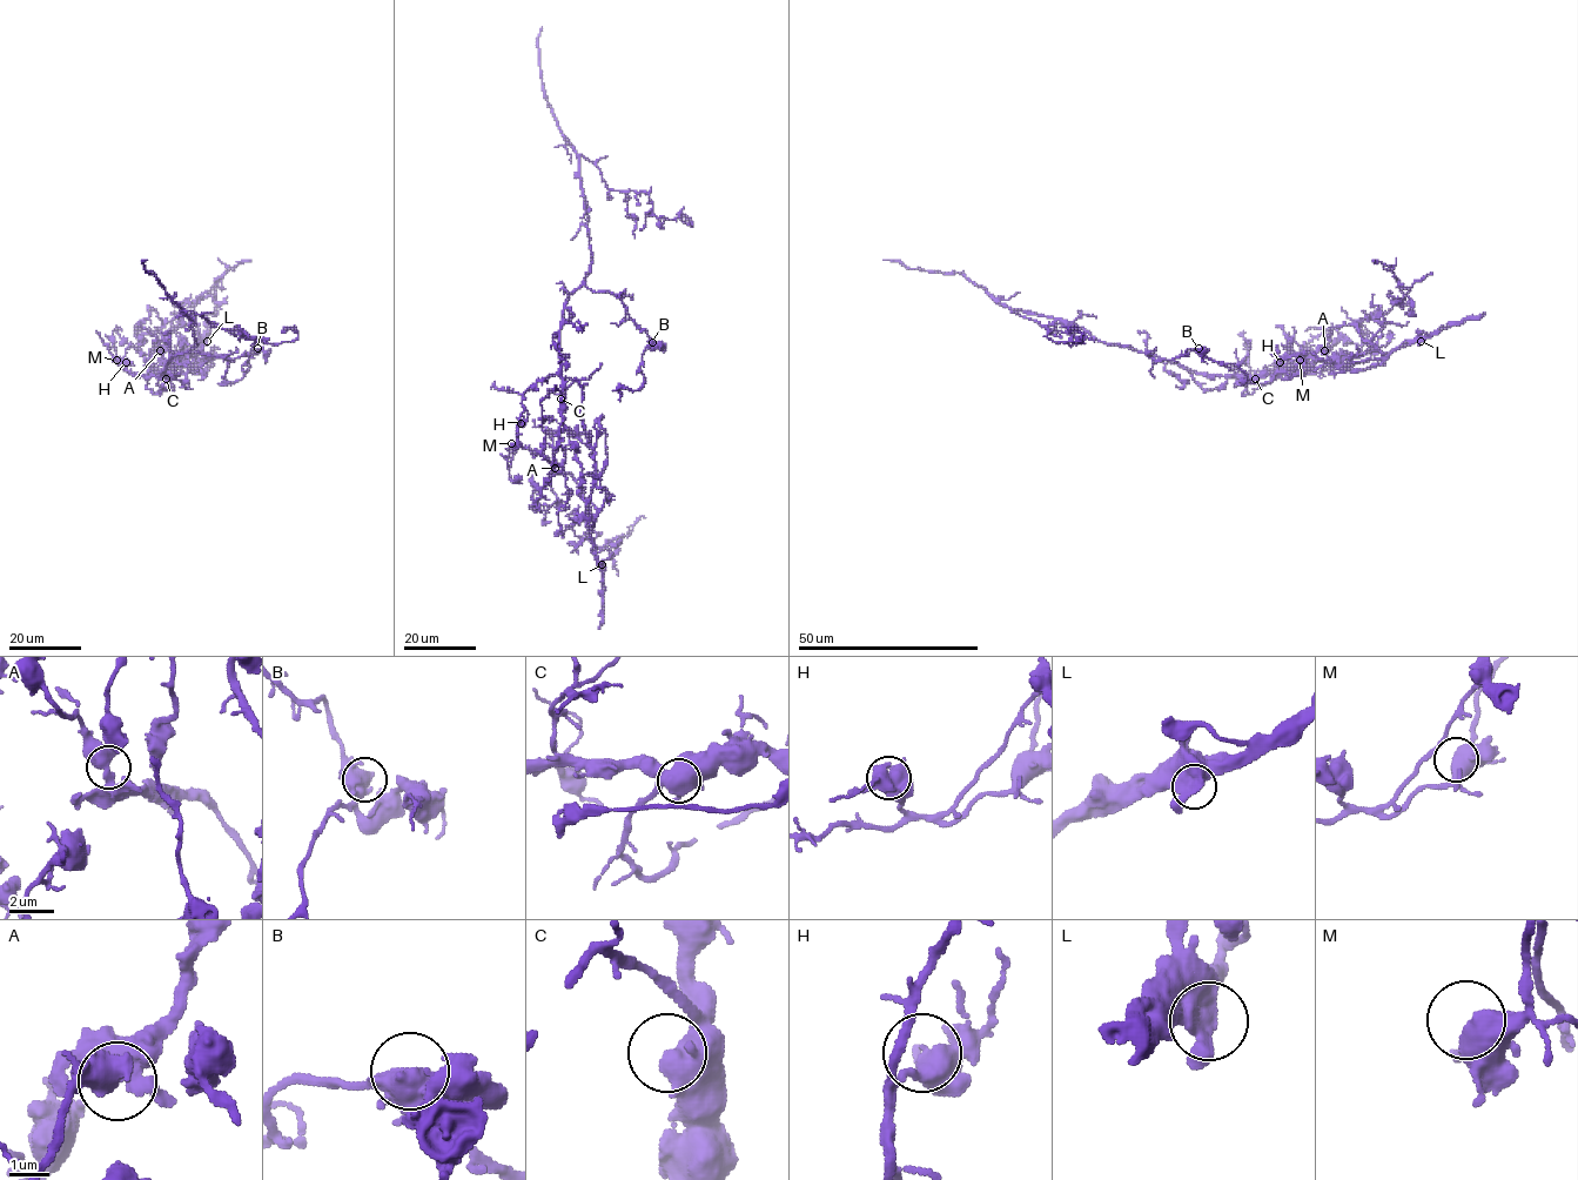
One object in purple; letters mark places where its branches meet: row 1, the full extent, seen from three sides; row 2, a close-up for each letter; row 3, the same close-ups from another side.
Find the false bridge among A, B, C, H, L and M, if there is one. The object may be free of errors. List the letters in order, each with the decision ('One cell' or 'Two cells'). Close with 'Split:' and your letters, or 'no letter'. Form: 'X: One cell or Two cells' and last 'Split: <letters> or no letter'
A: Two cells
B: One cell
C: One cell
H: One cell
L: One cell
M: One cell
Split: A

